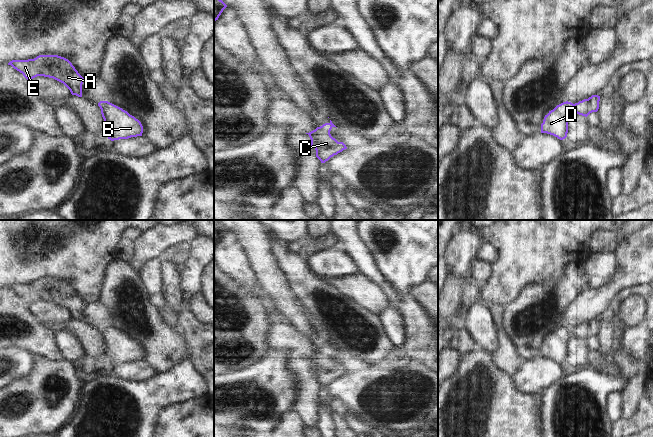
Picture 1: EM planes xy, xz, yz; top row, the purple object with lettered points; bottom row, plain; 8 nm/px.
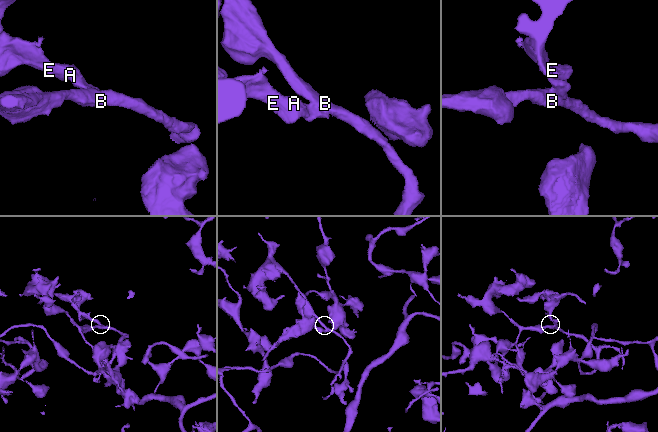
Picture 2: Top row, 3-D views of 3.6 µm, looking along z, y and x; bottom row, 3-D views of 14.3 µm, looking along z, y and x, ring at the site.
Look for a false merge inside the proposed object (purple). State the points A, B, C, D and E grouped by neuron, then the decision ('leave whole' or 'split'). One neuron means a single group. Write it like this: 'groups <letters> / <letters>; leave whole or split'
groups A C E / B D; split

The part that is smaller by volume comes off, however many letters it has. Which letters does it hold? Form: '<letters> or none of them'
A, C, E

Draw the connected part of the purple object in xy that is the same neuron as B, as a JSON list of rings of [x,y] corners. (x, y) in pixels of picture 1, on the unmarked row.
[[[110,326],[101,330],[100,333],[104,343],[103,352],[111,365],[142,360],[141,346],[127,335]]]

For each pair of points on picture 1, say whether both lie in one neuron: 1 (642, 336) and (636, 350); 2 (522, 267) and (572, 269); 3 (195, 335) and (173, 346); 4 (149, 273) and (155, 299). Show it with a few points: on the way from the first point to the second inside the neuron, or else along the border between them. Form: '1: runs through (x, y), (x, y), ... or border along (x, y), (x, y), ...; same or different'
1: runs through (639, 339), (637, 347); same
2: border along (581, 266), (570, 263), (559, 279), (545, 282); different
3: border along (181, 336), (188, 353); different
4: runs through (151, 279), (154, 293); same

